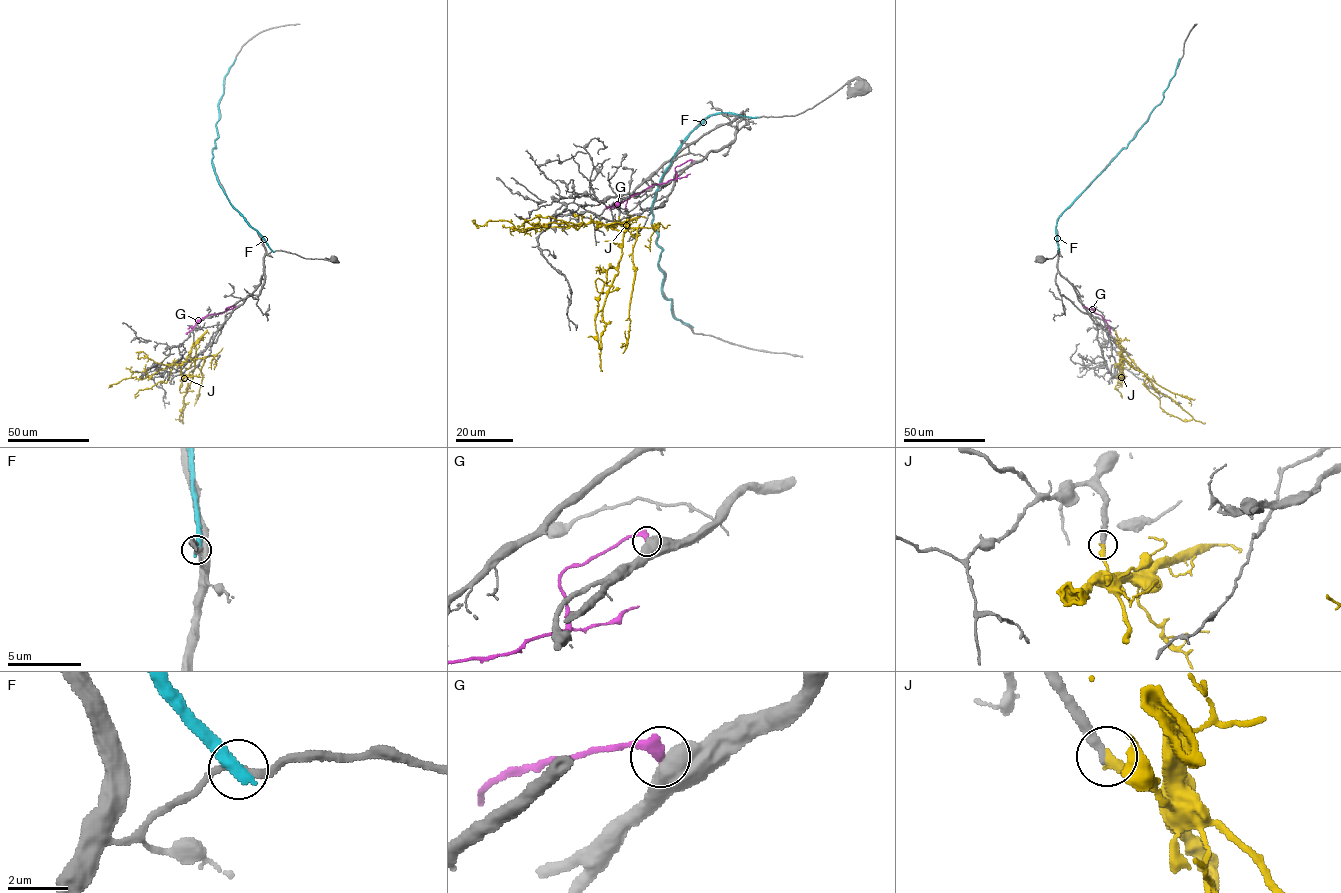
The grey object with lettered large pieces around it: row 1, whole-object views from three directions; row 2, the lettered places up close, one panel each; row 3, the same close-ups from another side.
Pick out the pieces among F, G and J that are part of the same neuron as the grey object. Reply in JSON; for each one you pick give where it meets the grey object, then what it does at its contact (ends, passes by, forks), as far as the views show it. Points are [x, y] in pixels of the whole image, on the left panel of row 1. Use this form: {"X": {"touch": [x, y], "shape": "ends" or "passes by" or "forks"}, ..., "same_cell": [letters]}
{"same_cell": []}

